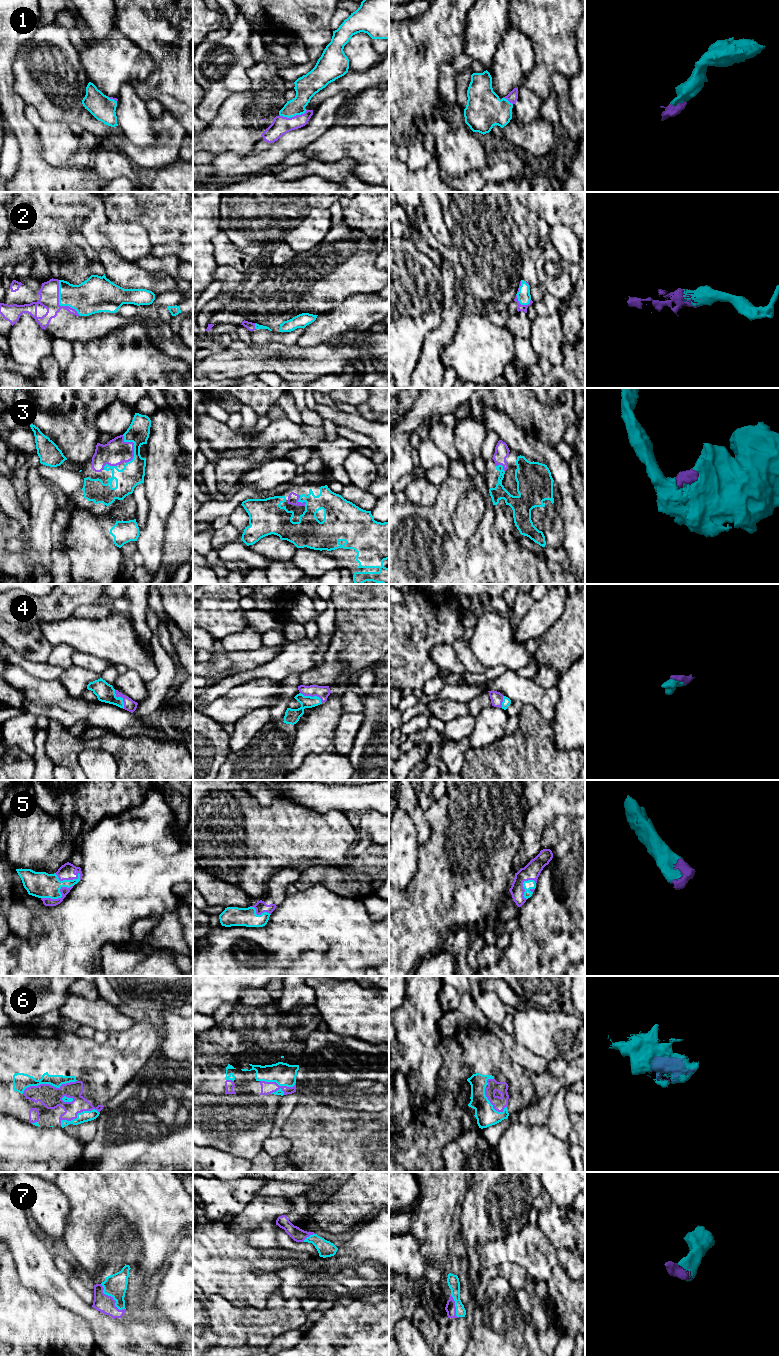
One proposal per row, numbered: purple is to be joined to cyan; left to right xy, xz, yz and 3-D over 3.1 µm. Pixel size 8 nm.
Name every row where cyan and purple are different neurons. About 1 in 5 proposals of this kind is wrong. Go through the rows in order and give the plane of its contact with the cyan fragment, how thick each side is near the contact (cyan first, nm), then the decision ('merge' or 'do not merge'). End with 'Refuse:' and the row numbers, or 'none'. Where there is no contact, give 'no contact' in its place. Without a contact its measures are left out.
1: xz | 170/150 nm | merge
2: xy | 260/160 nm | merge
3: xy | 180/200 nm | merge
4: xz | 120/100 nm | merge
5: xy | 200/130 nm | merge
6: xy | 140/180 nm | merge
7: xy | 180/140 nm | merge
Refuse: none

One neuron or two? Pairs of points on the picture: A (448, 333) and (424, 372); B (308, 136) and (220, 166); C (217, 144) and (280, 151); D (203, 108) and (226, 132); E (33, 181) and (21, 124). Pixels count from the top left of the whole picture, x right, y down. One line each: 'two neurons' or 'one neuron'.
A: one neuron
B: one neuron
C: two neurons
D: two neurons
E: one neuron

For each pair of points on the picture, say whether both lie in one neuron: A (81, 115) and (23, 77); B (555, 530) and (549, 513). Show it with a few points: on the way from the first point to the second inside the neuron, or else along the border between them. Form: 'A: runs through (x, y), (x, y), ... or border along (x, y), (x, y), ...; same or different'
A: runs through (67, 109), (41, 83), (37, 83); same
B: runs through (551, 526), (549, 524), (549, 517); same

